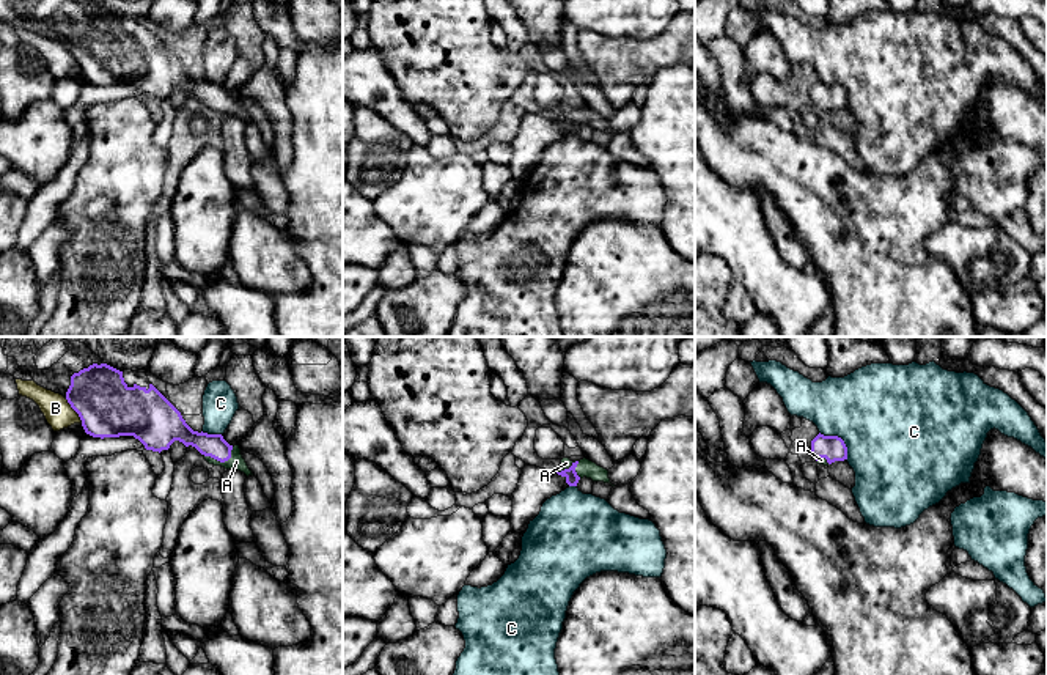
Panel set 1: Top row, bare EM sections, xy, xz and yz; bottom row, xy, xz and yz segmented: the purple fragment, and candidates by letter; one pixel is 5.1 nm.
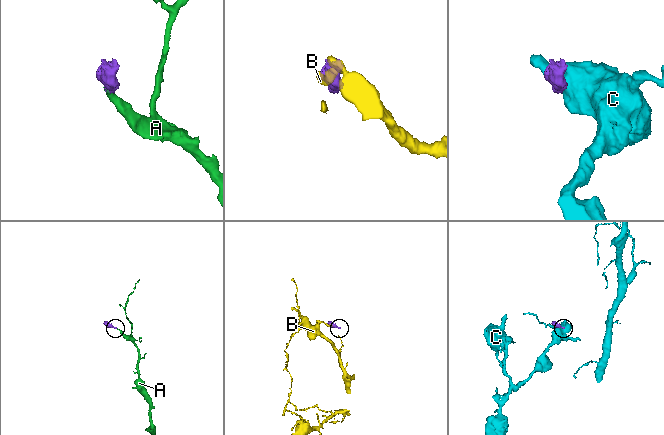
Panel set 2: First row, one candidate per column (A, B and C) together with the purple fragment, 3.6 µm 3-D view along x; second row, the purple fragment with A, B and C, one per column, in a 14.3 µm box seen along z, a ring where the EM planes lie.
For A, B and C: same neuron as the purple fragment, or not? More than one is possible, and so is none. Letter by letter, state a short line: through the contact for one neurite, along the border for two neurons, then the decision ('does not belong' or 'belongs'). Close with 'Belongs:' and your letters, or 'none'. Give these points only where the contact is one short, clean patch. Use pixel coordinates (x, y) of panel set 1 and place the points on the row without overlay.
A: line xy (214, 93), (220, 109), (236, 109); belongs
B: line xy (65, 46), (82, 70); does not belong
C: line yz (819, 79), (838, 84), (846, 95), (848, 106); does not belong
Belongs: A

